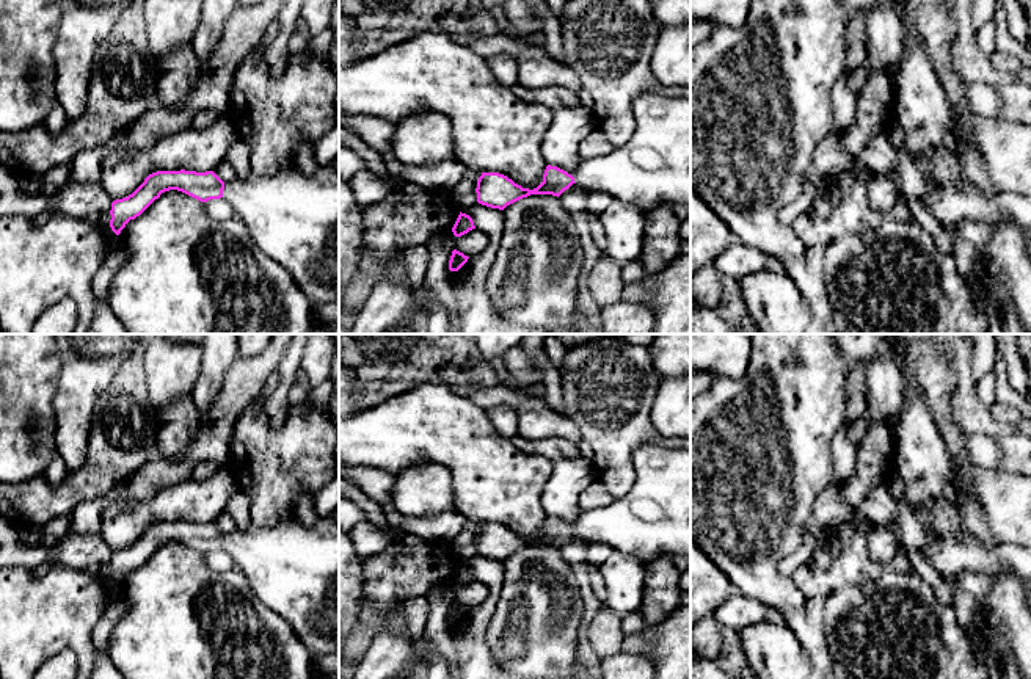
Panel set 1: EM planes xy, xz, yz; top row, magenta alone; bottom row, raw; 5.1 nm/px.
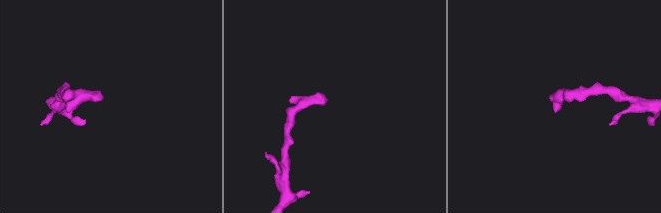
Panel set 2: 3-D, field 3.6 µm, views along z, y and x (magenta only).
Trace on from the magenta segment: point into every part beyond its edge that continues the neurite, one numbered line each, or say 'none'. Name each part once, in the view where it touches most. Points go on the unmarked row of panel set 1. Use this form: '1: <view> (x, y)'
1: xy (294, 570)

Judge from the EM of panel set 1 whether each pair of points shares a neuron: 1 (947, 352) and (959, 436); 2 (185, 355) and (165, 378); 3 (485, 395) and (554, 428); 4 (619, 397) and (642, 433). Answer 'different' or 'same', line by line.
1: same
2: same
3: same
4: same

